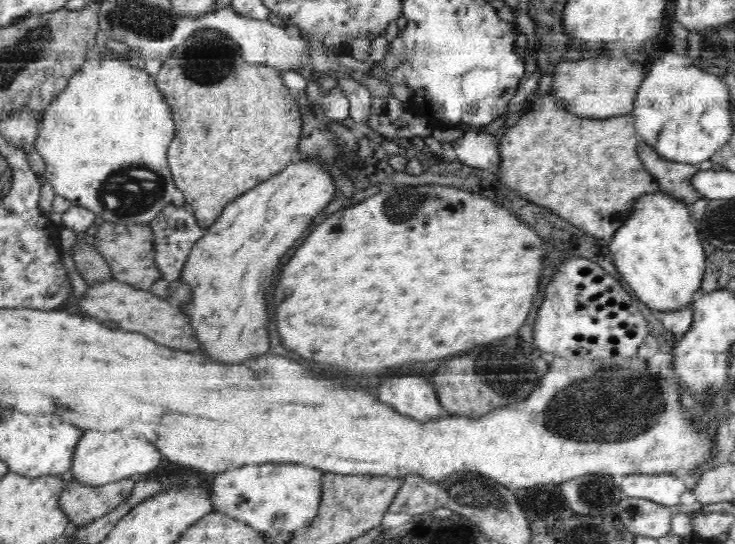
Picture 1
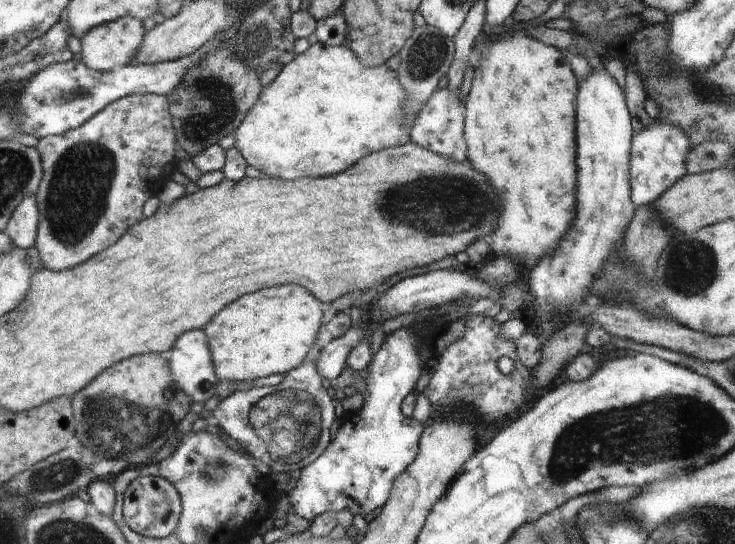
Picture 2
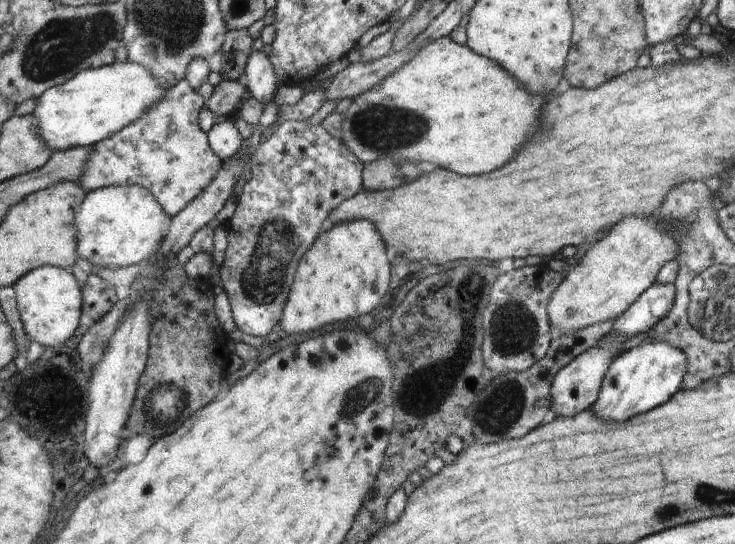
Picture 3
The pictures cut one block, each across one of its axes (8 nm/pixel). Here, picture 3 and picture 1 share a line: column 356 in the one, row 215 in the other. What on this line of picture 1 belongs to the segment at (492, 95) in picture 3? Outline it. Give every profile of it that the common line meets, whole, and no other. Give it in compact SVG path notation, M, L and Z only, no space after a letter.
M85 50L81 70L69 78L67 86L56 94L43 112L38 134L33 142L42 156L46 170L43 175L56 191L72 202L84 206L106 222L148 224L165 206L179 197L176 183L168 168L166 154L174 138L174 120L170 118L168 103L160 94L154 80L140 68L128 66L126 60L104 56L104 50Z

